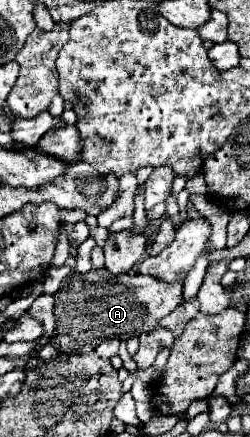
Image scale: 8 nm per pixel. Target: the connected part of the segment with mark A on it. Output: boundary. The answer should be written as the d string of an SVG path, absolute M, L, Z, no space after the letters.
M91 270L87 274L81 272L71 272L59 292L55 294L55 334L51 336L51 344L65 354L89 354L97 348L99 340L105 338L119 338L119 340L129 340L131 336L139 336L145 332L153 332L161 318L171 314L179 304L183 302L183 276L179 276L175 282L163 282L153 276L143 276L143 274L117 274L113 276L109 270Z

